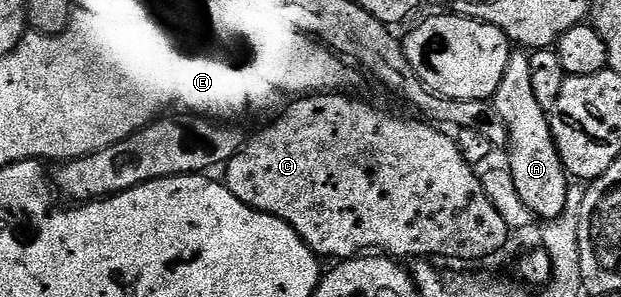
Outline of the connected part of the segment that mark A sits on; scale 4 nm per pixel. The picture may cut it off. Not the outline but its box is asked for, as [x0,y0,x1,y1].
[493,52,569,220]

